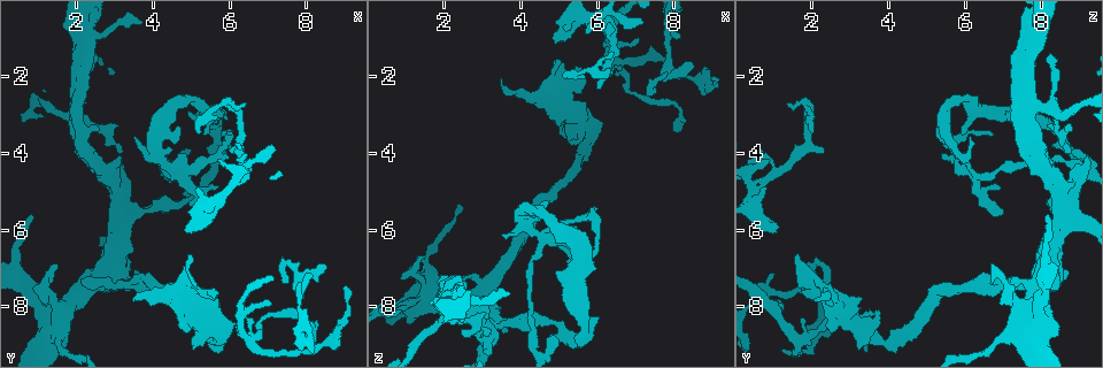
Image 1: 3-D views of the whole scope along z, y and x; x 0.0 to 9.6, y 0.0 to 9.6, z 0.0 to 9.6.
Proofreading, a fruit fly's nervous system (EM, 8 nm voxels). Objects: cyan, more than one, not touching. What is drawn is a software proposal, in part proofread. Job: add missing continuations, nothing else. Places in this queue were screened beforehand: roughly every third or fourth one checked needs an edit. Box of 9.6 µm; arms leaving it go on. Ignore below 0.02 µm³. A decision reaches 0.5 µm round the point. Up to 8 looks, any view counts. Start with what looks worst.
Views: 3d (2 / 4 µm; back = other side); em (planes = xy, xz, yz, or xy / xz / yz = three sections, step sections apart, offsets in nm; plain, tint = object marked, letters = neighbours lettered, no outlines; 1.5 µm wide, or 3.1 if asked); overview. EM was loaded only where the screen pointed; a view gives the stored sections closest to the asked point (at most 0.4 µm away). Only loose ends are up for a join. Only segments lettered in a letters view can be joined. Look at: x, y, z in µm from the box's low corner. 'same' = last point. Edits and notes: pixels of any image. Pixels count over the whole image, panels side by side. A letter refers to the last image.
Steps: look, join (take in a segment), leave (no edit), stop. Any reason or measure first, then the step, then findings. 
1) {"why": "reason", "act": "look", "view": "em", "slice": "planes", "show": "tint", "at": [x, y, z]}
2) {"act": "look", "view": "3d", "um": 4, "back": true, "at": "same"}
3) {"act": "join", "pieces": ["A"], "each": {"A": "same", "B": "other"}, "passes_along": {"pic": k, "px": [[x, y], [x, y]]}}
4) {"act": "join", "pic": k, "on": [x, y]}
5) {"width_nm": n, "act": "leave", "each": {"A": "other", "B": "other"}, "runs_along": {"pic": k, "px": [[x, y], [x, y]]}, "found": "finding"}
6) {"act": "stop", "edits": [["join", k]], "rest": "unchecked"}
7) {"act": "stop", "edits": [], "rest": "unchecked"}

{"act": "look", "view": "em", "slice": "yz", "step": 4, "show": "plain", "at": [8.10, 9.20, 3.40]}

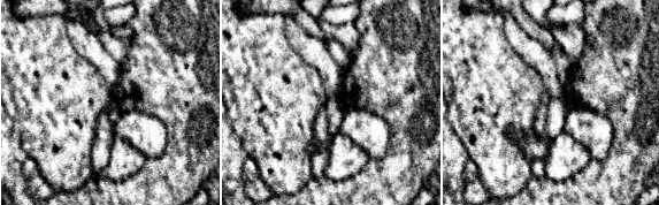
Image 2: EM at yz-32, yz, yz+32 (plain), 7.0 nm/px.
{"why": "see the neighbours", "act": "look", "view": "em", "slice": "yz", "step": 4, "show": "letters", "at": "same"}

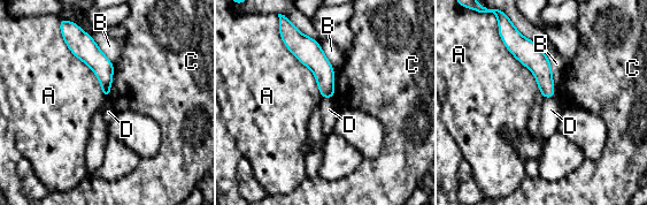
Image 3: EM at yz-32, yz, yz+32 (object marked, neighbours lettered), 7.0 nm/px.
{"act": "leave", "each": {"A": "other", "B": "other", "C": "other", "D": "other"}, "border": {"pic": 3, "px": [[323, 97], [332, 98]]}, "found": "no lettered segment goes on from it"}

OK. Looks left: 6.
{"why": "free end", "act": "look", "view": "em", "slice": "planes", "show": "plain", "at": [4.80, 5.95, 1.15]}

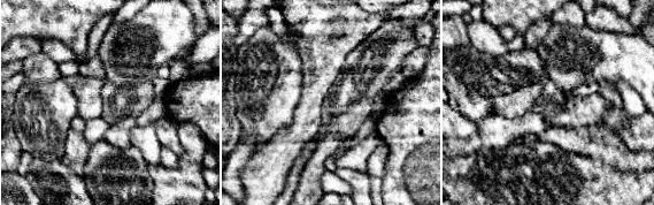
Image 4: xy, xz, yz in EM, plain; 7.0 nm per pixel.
{"act": "look", "view": "em", "slice": "planes", "show": "letters", "at": "same"}

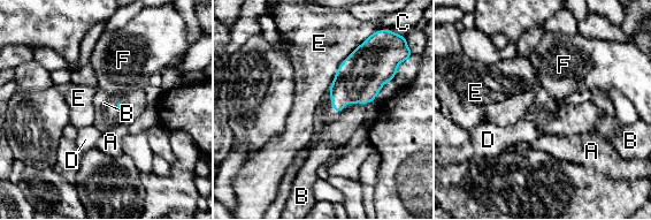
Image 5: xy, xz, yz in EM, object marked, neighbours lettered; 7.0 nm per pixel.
{"act": "join", "pieces": ["B"], "each": {"A": "other", "B": "same", "C": "other", "D": "other", "E": "other", "F": "other"}, "found": "the neuron continues"}

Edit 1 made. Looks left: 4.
{"act": "look", "view": "overview"}

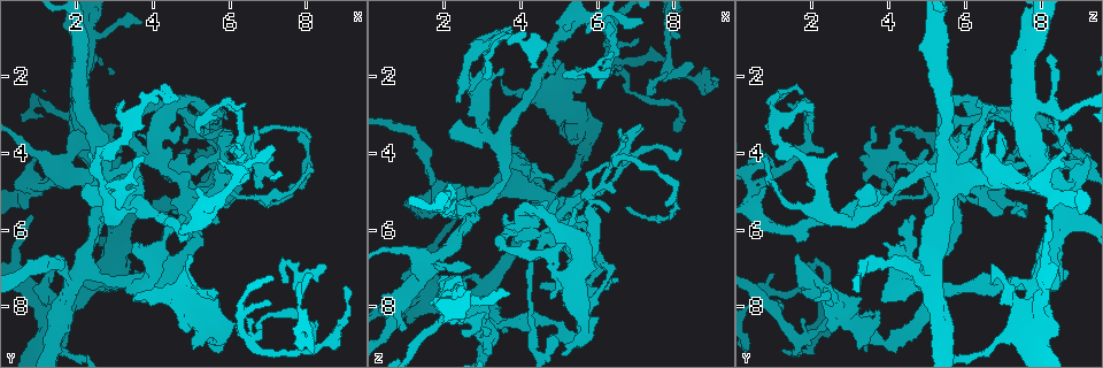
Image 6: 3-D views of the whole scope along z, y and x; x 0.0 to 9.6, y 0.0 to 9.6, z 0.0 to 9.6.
{"why": "branch stops here", "act": "look", "view": "3d", "um": 4, "at": [8.15, 7.10, 1.00]}

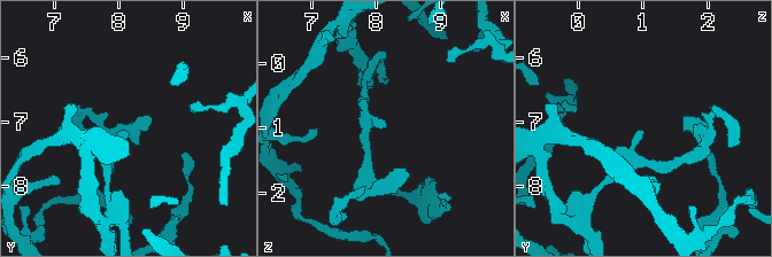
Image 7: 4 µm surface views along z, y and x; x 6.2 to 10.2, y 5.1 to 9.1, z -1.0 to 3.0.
{"act": "look", "view": "em", "slice": "planes", "show": "plain", "at": [8.10, 7.15, 0.95]}

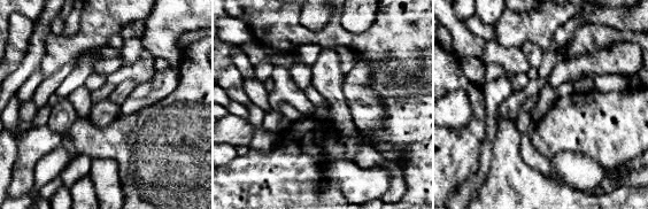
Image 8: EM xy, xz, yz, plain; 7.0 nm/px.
{"why": "see the neighbours", "act": "look", "view": "em", "slice": "planes", "show": "letters", "at": "same"}

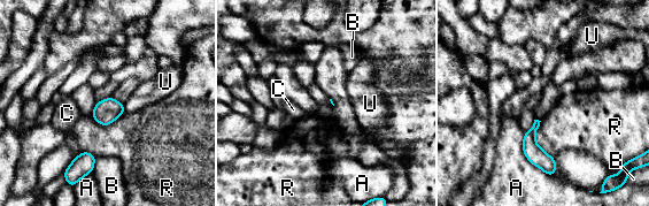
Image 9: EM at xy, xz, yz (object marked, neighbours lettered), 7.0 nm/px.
{"act": "leave", "each": {"A": "other", "B": "other", "C": "other", "R": "other", "U": "other"}, "border": {"pic": 9, "px": [[524, 132], [523, 153], [550, 176]]}, "found": "none of them fits"}

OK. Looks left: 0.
{"act": "stop", "edits": [["join", 5]], "rest": "unchecked"}

